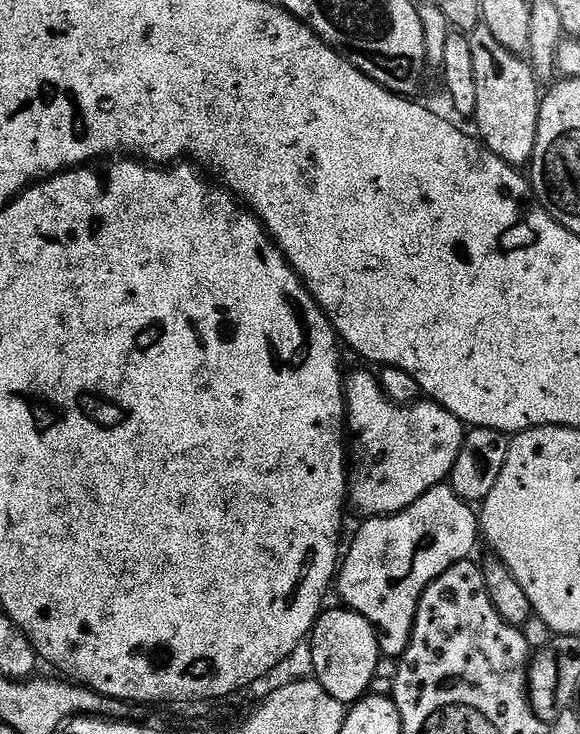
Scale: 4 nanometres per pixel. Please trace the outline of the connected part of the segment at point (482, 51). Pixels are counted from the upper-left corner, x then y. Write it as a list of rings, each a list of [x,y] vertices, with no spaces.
[[[480,21],[468,37],[477,83],[474,117],[479,130],[477,133],[484,146],[497,154],[498,158],[512,167],[525,167],[531,161],[537,144],[537,124],[542,99],[531,63],[517,53],[506,50],[484,21]]]

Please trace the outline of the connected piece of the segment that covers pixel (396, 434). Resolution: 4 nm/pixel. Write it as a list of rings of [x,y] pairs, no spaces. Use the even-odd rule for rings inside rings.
[[[356,372],[344,382],[344,405],[348,408],[346,421],[350,433],[350,460],[348,469],[348,500],[361,512],[361,517],[392,516],[410,507],[434,486],[451,477],[454,462],[464,445],[466,425],[450,414],[441,404],[417,402],[395,404],[380,388],[380,381],[368,372]]]

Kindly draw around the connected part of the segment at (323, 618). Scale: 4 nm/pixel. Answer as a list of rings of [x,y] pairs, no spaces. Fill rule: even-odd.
[[[337,606],[321,611],[316,625],[312,627],[310,645],[312,644],[312,668],[314,678],[330,694],[330,698],[338,698],[345,706],[369,695],[372,679],[380,668],[382,653],[380,638],[376,627],[362,614],[351,608]]]

